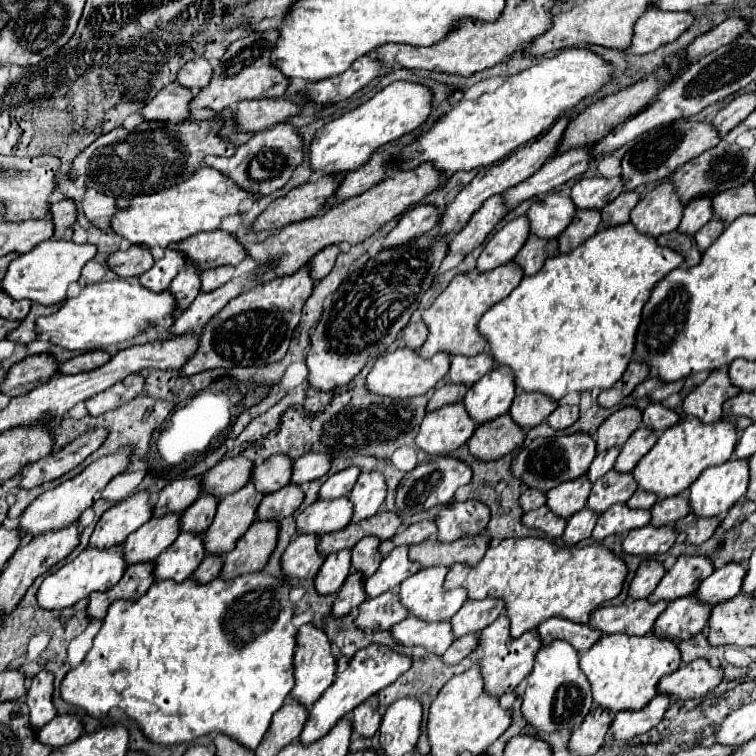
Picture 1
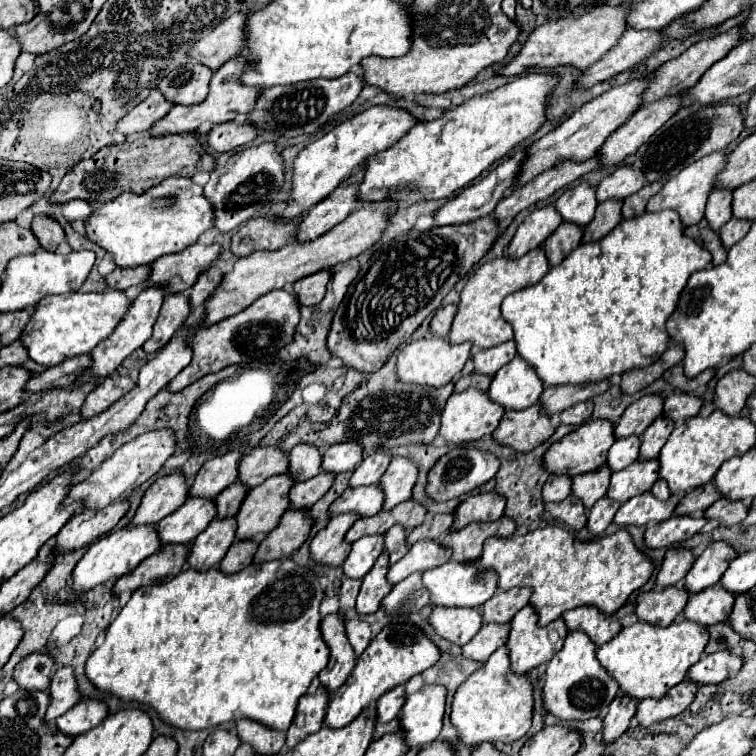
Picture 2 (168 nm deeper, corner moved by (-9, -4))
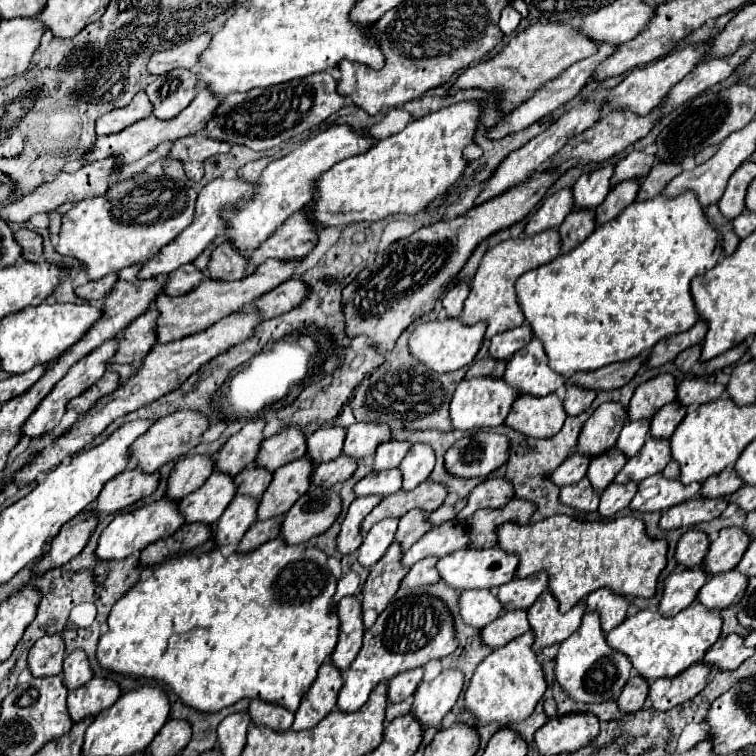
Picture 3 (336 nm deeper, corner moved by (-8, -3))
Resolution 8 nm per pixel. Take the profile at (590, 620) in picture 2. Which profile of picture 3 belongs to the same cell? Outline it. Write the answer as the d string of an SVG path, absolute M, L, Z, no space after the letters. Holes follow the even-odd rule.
M598 589L586 597L586 613L596 611L600 615L600 625L604 633L610 633L626 619L628 599L614 595L610 589Z

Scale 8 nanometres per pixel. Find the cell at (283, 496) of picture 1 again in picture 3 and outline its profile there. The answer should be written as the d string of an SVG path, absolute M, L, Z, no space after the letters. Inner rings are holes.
M340 455L340 457L334 459L334 461L320 463L320 465L314 469L314 473L312 473L310 485L330 489L330 487L346 481L354 471L356 471L356 461L350 459L350 457L346 457L346 455Z

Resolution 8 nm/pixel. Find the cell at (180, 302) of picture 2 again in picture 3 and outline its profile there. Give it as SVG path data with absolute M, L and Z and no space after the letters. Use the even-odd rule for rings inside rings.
M156 307L142 313L138 319L134 319L122 333L126 335L126 343L122 343L122 351L118 351L118 359L114 363L132 363L140 365L144 357L150 353L150 349L156 343L156 319L160 317L160 311Z

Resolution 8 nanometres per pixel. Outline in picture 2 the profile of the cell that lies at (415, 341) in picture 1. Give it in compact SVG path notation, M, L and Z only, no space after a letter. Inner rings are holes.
M449 304L449 306L441 306L433 320L431 320L431 336L441 336L441 338L447 338L449 330L451 330L451 322L455 318L455 312L457 312L457 306L455 304Z

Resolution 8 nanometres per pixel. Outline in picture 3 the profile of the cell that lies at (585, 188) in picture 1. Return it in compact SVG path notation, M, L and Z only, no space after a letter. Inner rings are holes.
M632 151L628 157L624 157L616 167L614 167L614 175L610 179L610 185L616 187L622 181L628 179L644 179L648 175L648 171L654 165L654 155L644 155L640 151Z

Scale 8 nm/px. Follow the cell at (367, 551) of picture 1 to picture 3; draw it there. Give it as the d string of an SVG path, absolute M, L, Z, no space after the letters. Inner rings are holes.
M414 509L414 511L408 511L404 517L400 517L396 541L400 543L402 553L408 551L426 531L430 531L430 523L426 523L426 513Z

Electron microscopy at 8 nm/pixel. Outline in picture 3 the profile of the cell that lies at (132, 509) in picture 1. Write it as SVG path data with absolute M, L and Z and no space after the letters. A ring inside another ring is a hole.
M194 455L180 459L168 477L168 487L164 497L174 503L182 501L182 497L190 495L192 491L198 491L202 483L212 475L212 471L214 471L212 457Z

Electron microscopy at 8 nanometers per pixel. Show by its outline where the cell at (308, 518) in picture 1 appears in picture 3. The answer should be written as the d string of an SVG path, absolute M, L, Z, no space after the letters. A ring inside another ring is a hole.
M398 469L372 471L354 485L354 495L356 497L368 497L368 495L388 497L400 491L400 487L402 487L402 477Z

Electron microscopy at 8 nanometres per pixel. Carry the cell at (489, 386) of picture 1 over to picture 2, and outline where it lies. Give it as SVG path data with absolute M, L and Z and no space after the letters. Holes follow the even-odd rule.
M515 356L493 376L487 394L507 410L525 410L539 400L541 392L543 382L535 376L535 368L531 368L531 364L523 364L523 360Z

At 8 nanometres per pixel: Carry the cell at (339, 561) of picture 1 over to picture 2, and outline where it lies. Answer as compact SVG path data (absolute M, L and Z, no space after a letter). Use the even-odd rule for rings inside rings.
M373 534L357 540L353 544L351 554L343 562L345 576L349 578L363 578L383 552L383 534Z

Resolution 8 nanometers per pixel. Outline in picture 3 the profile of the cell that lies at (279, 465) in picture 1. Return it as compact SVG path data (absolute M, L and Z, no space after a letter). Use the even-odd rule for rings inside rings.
M340 427L318 429L306 441L306 457L312 461L312 465L320 465L336 459L342 453L344 435L346 433Z

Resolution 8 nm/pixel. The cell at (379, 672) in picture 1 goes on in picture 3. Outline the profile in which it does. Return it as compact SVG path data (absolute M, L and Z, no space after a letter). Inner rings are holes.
M410 595L416 599L394 599L378 615L372 629L364 633L364 645L354 659L352 667L342 673L344 685L340 689L336 707L342 713L358 711L366 701L372 689L380 681L388 681L402 671L424 667L432 659L442 659L454 651L452 617L444 603L430 595Z

